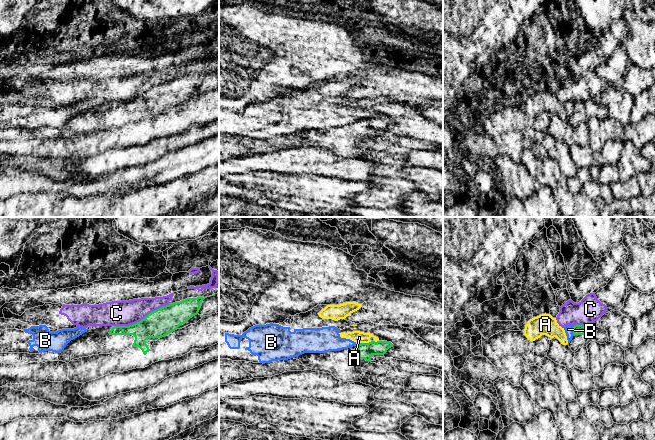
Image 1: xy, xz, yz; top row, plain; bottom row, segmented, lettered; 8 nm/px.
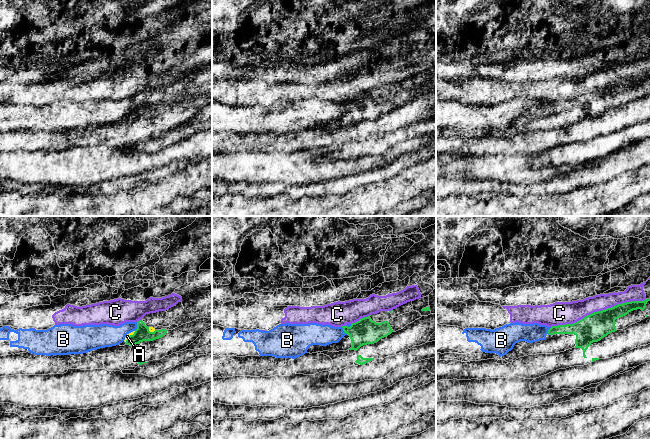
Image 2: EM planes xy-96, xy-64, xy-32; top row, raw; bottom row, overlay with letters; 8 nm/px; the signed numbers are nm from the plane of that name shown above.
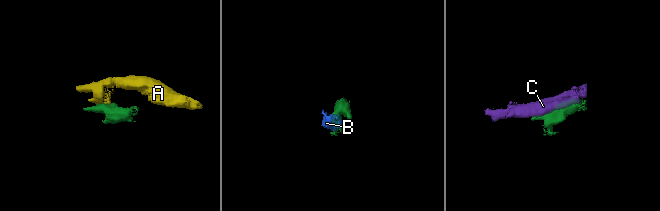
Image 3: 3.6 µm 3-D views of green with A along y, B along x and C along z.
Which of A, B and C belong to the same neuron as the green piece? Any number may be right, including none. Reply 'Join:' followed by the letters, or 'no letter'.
Join: no letter

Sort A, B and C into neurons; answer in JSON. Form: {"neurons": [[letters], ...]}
{"neurons": [["A", "B"], ["C"]]}

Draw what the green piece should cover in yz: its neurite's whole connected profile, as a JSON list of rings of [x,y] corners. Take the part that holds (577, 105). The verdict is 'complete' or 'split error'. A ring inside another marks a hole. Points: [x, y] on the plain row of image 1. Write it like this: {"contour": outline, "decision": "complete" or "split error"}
{"contour": [[[589,99],[585,103],[575,101],[573,103],[573,111],[572,116],[568,120],[573,128],[576,128],[581,123],[587,123],[592,117],[604,120],[608,114],[607,107],[595,102],[594,99]]], "decision": "split error"}

